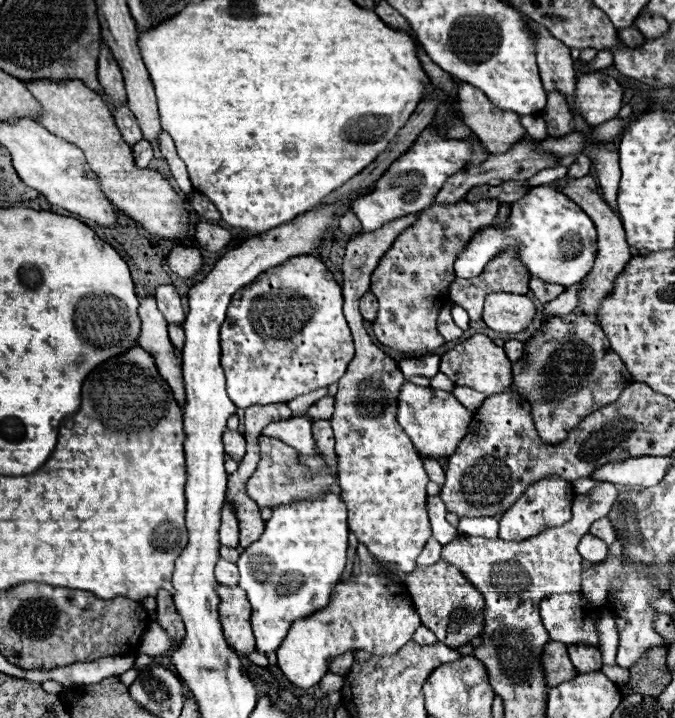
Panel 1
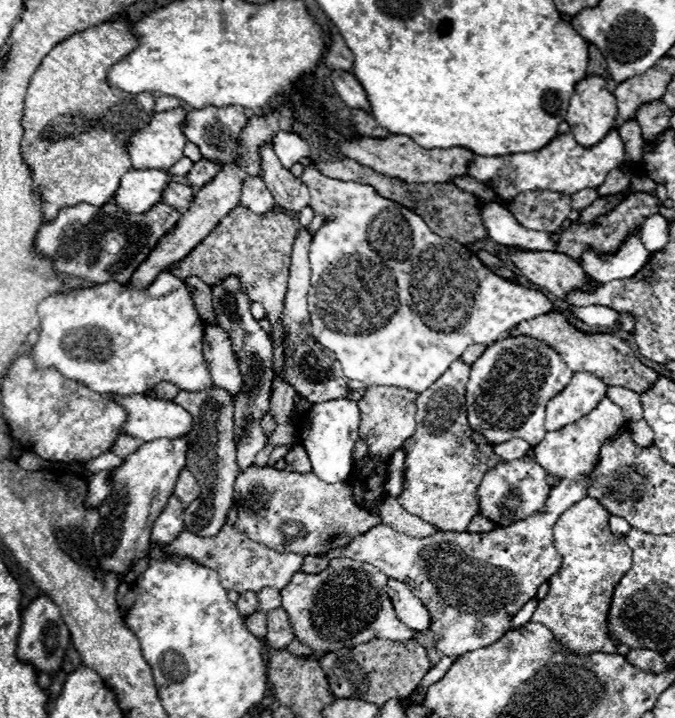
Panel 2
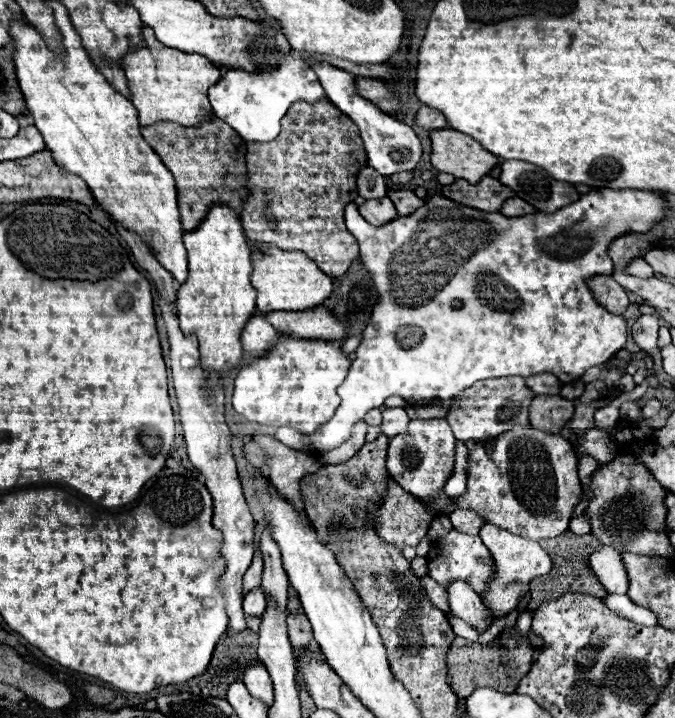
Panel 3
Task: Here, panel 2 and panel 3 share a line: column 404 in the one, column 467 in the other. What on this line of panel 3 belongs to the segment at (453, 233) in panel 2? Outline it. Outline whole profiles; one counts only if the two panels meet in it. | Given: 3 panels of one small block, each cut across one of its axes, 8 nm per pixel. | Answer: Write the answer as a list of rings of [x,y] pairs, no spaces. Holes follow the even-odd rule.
[[[484,176],[476,186],[468,184],[466,180],[456,180],[454,184],[442,188],[442,196],[482,212],[498,212],[502,204],[514,196],[514,192],[496,178]]]

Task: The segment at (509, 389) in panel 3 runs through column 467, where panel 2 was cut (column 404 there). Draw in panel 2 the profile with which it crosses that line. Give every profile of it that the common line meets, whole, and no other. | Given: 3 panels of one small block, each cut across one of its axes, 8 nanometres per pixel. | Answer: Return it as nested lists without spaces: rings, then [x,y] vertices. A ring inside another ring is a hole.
[[[394,386],[366,388],[366,394],[358,402],[358,406],[360,406],[360,438],[366,440],[370,456],[394,454],[404,444],[404,440],[408,440],[416,432],[416,420],[414,420],[416,398],[418,394]]]

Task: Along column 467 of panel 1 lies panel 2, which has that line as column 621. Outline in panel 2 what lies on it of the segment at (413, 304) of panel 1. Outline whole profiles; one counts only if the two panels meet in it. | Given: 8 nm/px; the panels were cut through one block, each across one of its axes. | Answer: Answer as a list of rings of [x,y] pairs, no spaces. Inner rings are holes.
[[[630,192],[610,214],[600,216],[598,220],[590,222],[590,224],[572,224],[570,228],[566,228],[564,232],[560,232],[560,242],[556,246],[558,252],[570,256],[576,262],[582,262],[582,254],[586,250],[594,250],[600,256],[610,256],[614,254],[622,242],[634,232],[640,230],[644,220],[652,214],[658,214],[658,198],[656,194],[650,192]]]

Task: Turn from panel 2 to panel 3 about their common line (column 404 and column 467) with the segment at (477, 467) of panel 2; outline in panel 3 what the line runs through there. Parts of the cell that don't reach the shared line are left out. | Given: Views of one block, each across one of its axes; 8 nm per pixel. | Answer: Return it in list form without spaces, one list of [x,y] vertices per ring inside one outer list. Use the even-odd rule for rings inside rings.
[[[532,426],[508,430],[504,438],[480,446],[466,442],[468,448],[468,490],[460,498],[450,498],[450,512],[474,510],[488,524],[496,524],[528,540],[556,538],[568,530],[574,506],[580,502],[578,458],[570,440],[548,434]]]

